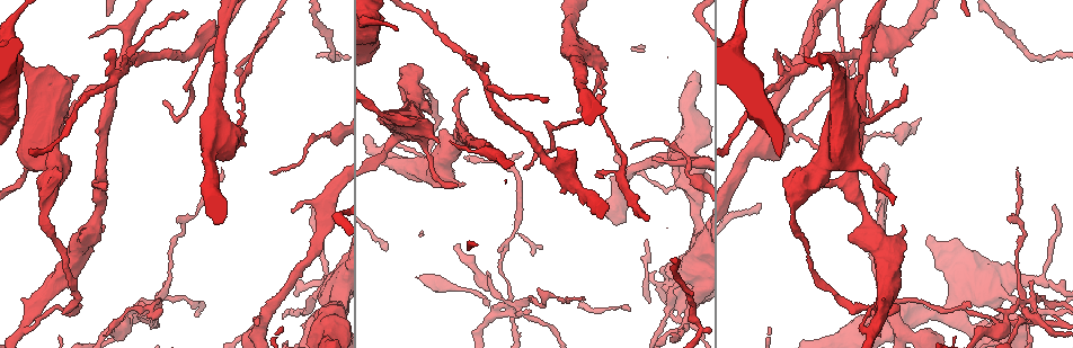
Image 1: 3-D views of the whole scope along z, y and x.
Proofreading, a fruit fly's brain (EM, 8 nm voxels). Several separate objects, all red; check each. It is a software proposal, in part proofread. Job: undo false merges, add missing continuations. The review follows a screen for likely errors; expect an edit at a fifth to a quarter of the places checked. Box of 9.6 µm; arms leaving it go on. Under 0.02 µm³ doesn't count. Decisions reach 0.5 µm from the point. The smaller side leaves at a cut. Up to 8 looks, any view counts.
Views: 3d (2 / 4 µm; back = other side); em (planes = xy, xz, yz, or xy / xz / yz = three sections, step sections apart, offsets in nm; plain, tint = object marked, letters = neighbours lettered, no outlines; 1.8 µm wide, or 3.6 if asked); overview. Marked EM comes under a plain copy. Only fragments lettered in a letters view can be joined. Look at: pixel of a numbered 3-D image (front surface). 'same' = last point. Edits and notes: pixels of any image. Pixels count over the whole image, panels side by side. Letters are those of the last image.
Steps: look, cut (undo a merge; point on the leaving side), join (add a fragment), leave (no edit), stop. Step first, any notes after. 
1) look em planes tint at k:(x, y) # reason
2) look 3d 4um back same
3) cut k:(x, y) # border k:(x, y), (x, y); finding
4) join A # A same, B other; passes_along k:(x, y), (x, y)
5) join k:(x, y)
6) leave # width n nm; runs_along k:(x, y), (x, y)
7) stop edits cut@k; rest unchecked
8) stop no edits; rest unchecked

look em planes letters at 1:(271, 172) # branch stops here

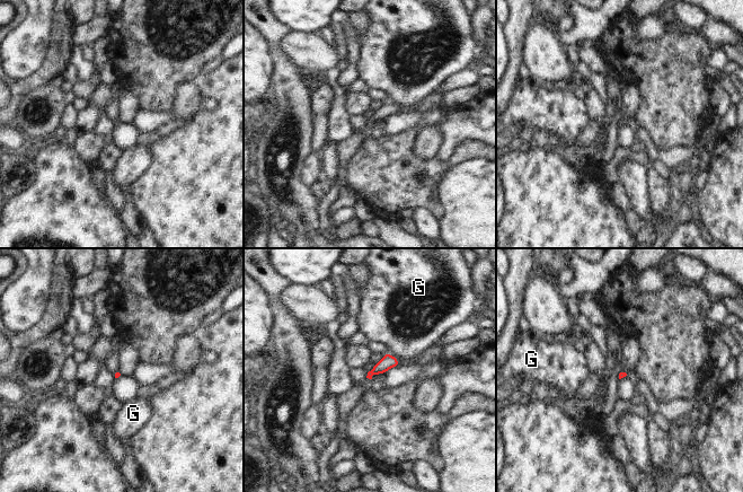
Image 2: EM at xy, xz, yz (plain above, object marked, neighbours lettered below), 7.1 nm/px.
leave # G other; border 2:(387, 352), (391, 353), (400, 363); no lettered fragment goes on from it

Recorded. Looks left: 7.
look 3d 4um at 1:(1012, 328) # touches itself

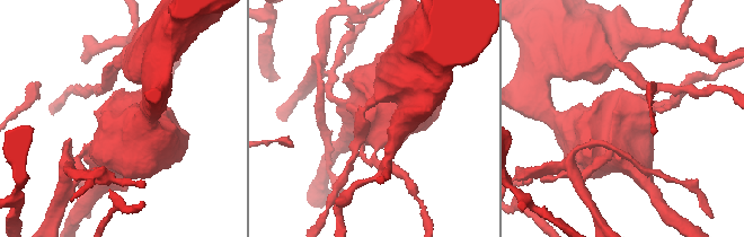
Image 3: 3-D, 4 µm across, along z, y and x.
look em 3.6um planes letters at 3:(629, 121) # now the EM

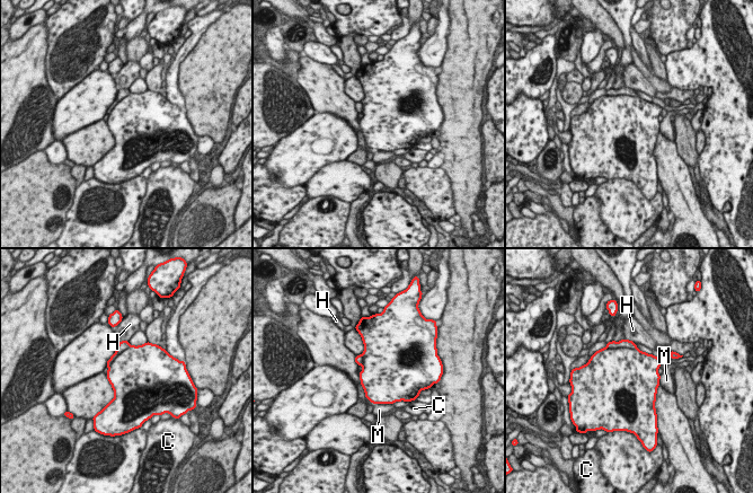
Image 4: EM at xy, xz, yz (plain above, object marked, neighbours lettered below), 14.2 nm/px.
cut 4:(626, 343) # width 800 nm; C other, H other, M other; border 4:(605, 346), (637, 349); two cells meet here

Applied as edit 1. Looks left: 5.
look 3d 4um at 1:(872, 120) # sudden change in width

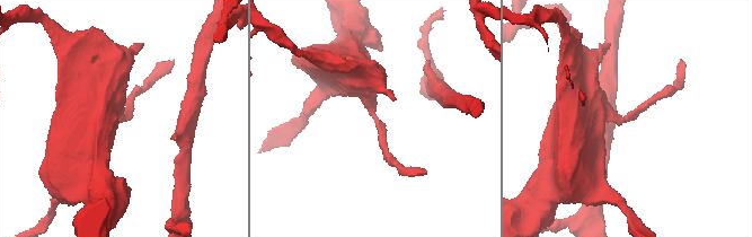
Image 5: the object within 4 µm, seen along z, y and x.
look em yz step 4 tint at 5:(376, 117) # shape alone is not enough

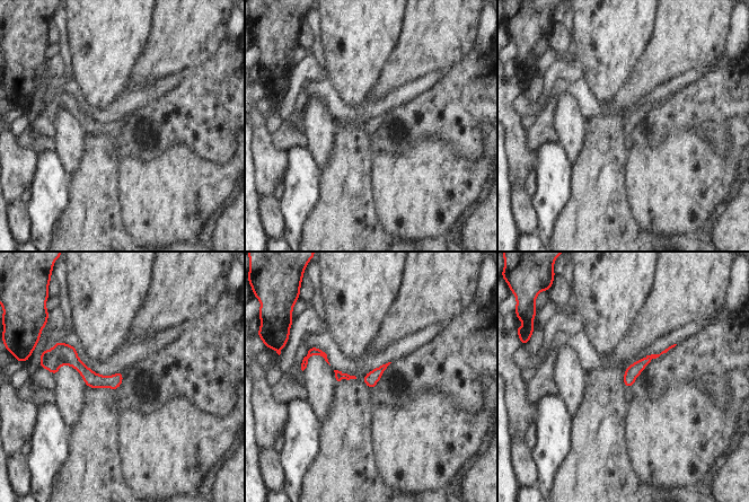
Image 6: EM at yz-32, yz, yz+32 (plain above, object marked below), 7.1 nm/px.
look em planes letters same # another direction

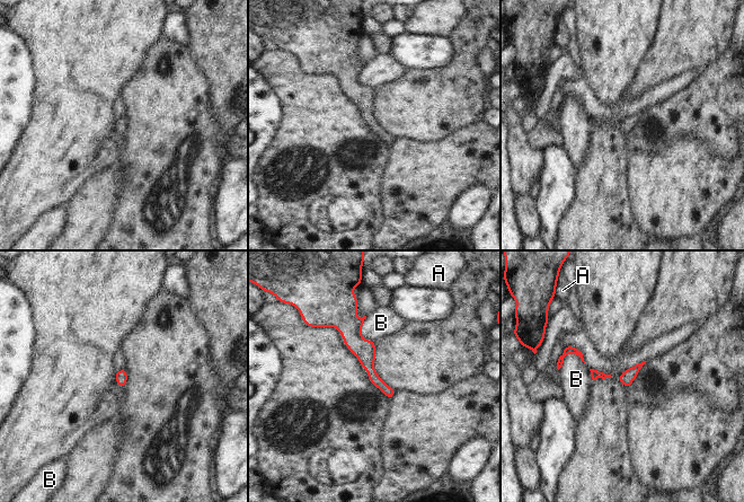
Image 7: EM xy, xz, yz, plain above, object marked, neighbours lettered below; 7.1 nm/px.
leave # longest_contact B 200 nm; A other, B other; one cell here

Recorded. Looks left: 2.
stop edits cut@4; rest unchecked

